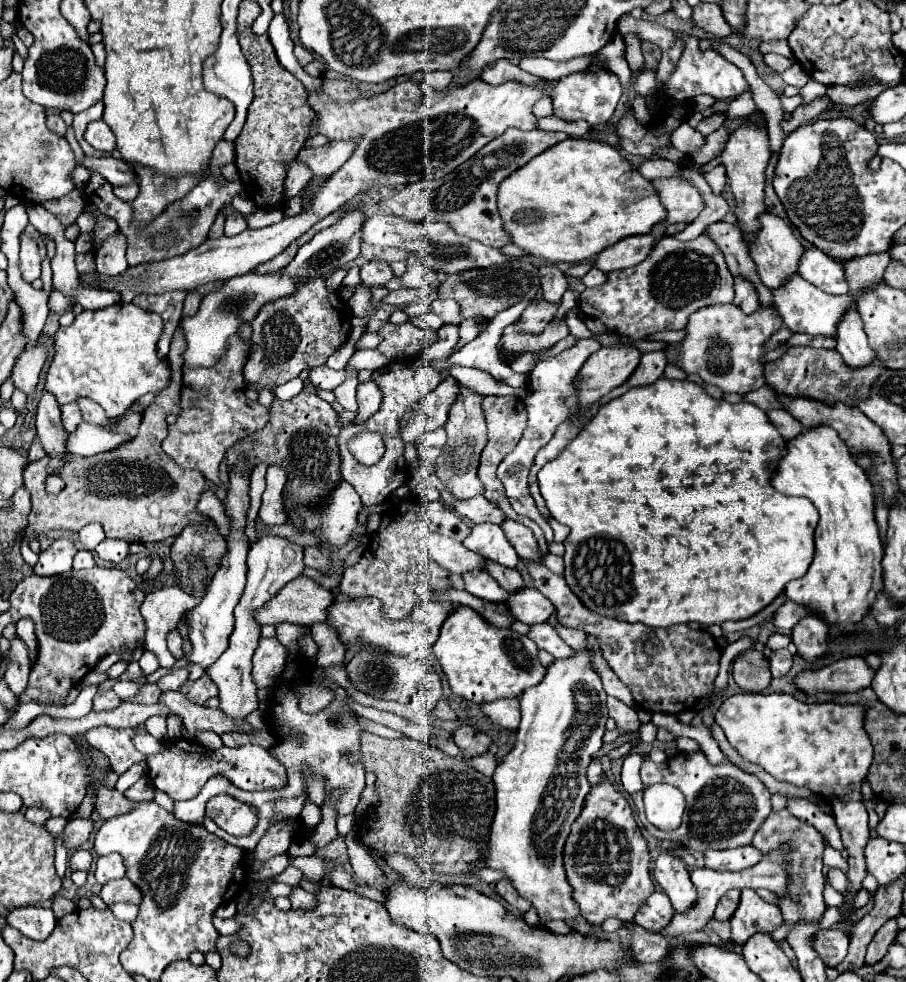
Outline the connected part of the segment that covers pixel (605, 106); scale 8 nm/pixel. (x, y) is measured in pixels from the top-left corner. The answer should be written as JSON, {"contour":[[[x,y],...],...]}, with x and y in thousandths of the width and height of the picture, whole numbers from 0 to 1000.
{"contour":[[[666,69],[621,77],[613,81],[613,86],[608,88],[613,118],[624,122],[648,122],[652,128],[666,126],[677,118],[685,96],[688,92],[685,92],[683,79],[674,71],[666,71]]]}

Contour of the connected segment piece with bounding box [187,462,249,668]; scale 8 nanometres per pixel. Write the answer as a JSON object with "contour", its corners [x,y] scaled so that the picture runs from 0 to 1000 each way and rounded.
{"contour":[[[264,470],[259,479],[255,479],[253,483],[255,499],[251,503],[251,517],[255,523],[255,546],[251,550],[251,564],[246,566],[246,574],[242,582],[235,587],[224,611],[213,621],[206,623],[209,652],[213,656],[213,662],[206,668],[206,672],[213,676],[220,676],[222,680],[231,680],[251,662],[253,648],[259,637],[257,619],[262,617],[264,607],[268,605],[268,599],[270,599],[270,585],[273,585],[270,570],[273,570],[273,560],[275,560],[275,550],[270,546],[270,523],[275,517],[275,483],[270,483],[270,479],[273,479],[273,473]]]}

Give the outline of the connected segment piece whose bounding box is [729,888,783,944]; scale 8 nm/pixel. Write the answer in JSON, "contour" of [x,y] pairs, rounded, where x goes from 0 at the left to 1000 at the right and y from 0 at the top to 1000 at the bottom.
{"contour":[[[818,906],[818,919],[811,927],[811,933],[805,937],[809,957],[816,961],[825,959],[831,951],[844,949],[851,951],[864,941],[864,933],[860,923],[844,919],[836,912],[833,906]]]}

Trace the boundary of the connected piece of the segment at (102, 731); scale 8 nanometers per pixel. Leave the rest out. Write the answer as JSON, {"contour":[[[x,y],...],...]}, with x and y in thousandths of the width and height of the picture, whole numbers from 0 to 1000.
{"contour":[[[158,737],[151,741],[134,741],[134,743],[123,739],[107,739],[100,741],[94,747],[94,752],[98,758],[103,758],[123,774],[123,784],[134,790],[142,780],[160,774],[160,770],[147,760],[147,749],[158,745],[160,745]]]}

